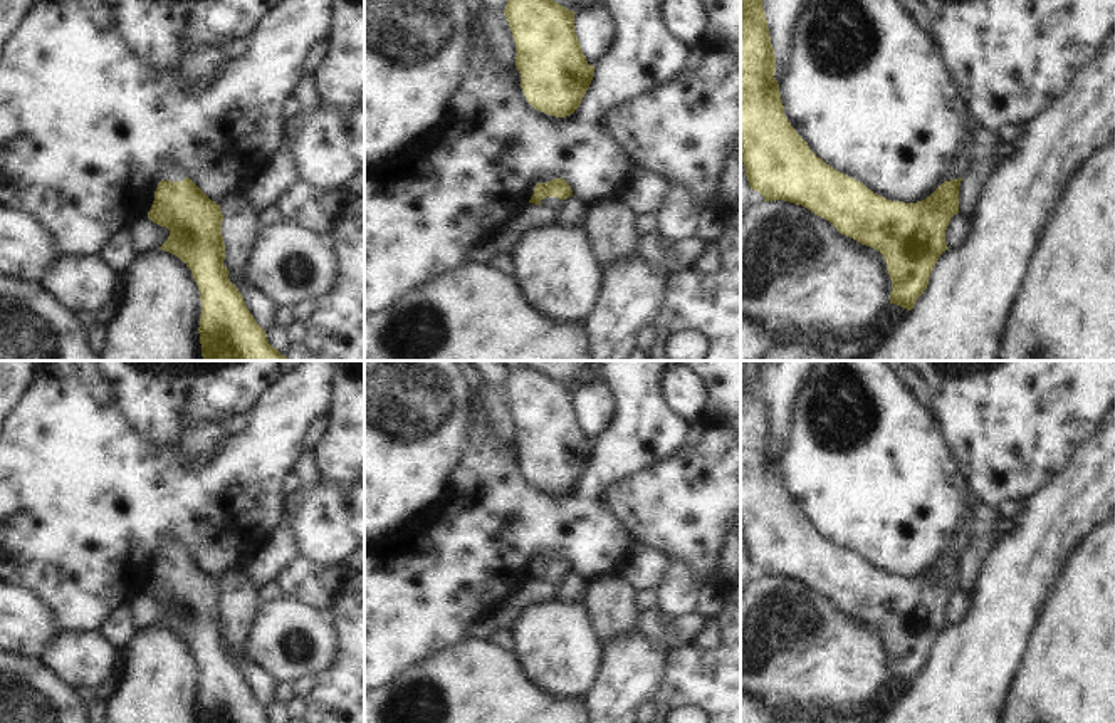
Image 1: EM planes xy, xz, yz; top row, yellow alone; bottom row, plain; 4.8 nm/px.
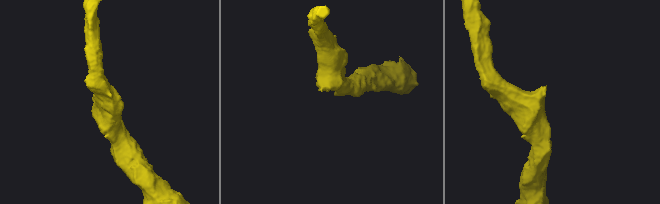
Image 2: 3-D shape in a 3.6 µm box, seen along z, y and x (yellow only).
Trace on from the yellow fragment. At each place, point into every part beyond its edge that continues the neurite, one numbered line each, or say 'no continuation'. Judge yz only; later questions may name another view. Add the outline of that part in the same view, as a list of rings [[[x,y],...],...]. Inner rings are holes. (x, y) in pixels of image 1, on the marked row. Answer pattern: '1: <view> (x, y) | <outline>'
1: yz (966, 158) | [[[969,138],[967,148],[966,148],[964,156],[962,156],[962,161],[961,161],[959,168],[955,169],[955,173],[952,174],[950,179],[959,179],[959,178],[964,176],[964,173],[966,173],[971,159],[972,159],[972,156],[971,156],[971,146],[972,146],[972,138]]]

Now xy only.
1: xy (173, 175) | [[[168,169],[161,176],[163,181],[170,179],[173,183],[175,181],[183,181],[185,178],[188,178],[188,174],[185,171],[181,171],[181,169]]]

